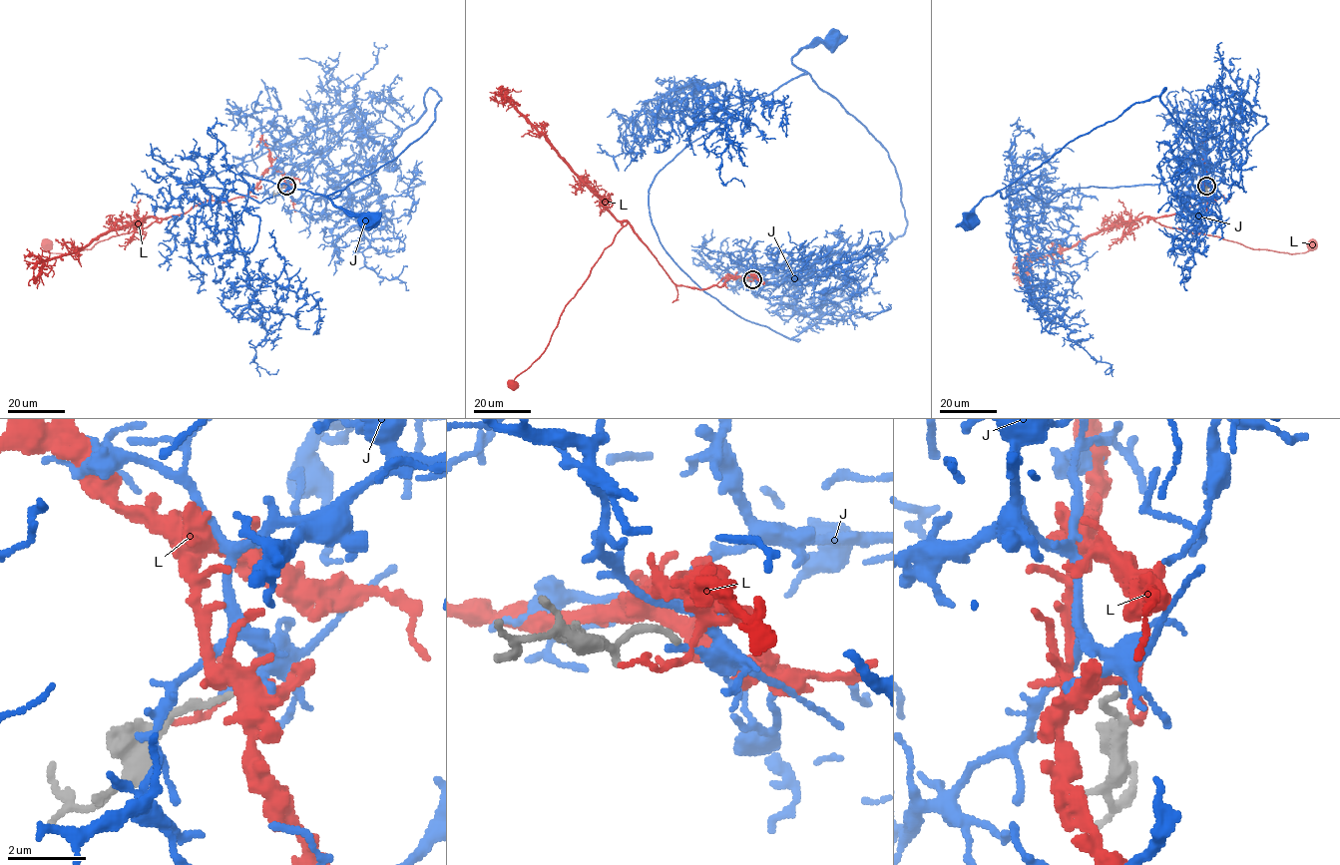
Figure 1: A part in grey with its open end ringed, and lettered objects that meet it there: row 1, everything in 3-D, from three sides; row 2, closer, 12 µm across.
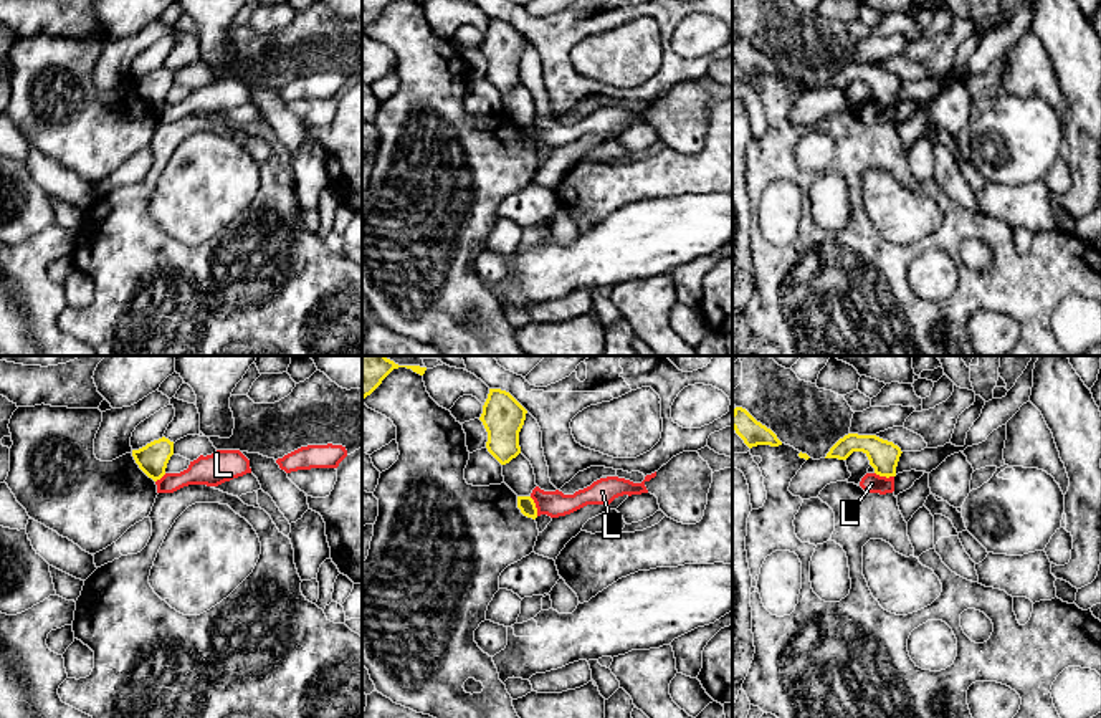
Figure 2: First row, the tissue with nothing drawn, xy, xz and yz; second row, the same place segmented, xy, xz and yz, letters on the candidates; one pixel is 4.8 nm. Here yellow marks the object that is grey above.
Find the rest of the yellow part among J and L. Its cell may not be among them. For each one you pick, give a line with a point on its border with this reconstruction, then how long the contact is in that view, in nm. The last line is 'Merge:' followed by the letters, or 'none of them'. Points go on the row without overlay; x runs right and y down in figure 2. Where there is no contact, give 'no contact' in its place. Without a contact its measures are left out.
Merge: none of them

